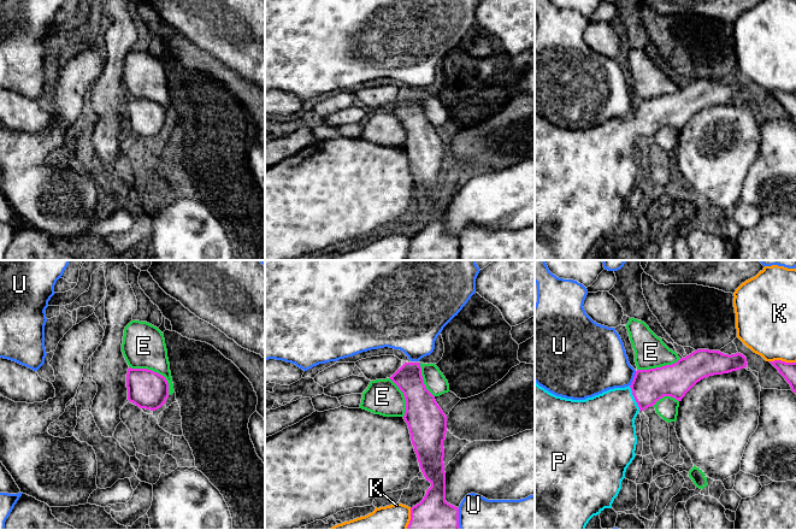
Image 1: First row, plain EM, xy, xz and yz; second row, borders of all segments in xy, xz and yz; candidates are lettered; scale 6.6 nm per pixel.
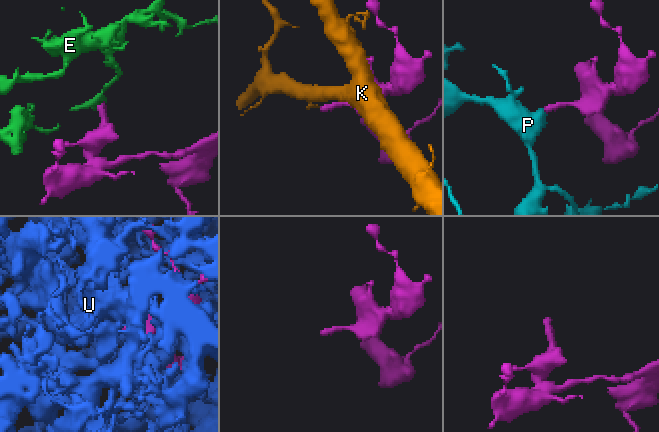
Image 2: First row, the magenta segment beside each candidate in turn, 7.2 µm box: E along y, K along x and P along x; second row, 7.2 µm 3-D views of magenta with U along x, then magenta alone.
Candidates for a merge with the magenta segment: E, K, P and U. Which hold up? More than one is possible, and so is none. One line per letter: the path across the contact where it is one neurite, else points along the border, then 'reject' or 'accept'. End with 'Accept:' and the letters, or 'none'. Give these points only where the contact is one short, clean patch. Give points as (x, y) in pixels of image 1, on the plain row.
E: reject
K: reject
P: across yz (649, 116), (634, 127), (606, 152) | accept
U: reject
Accept: P

